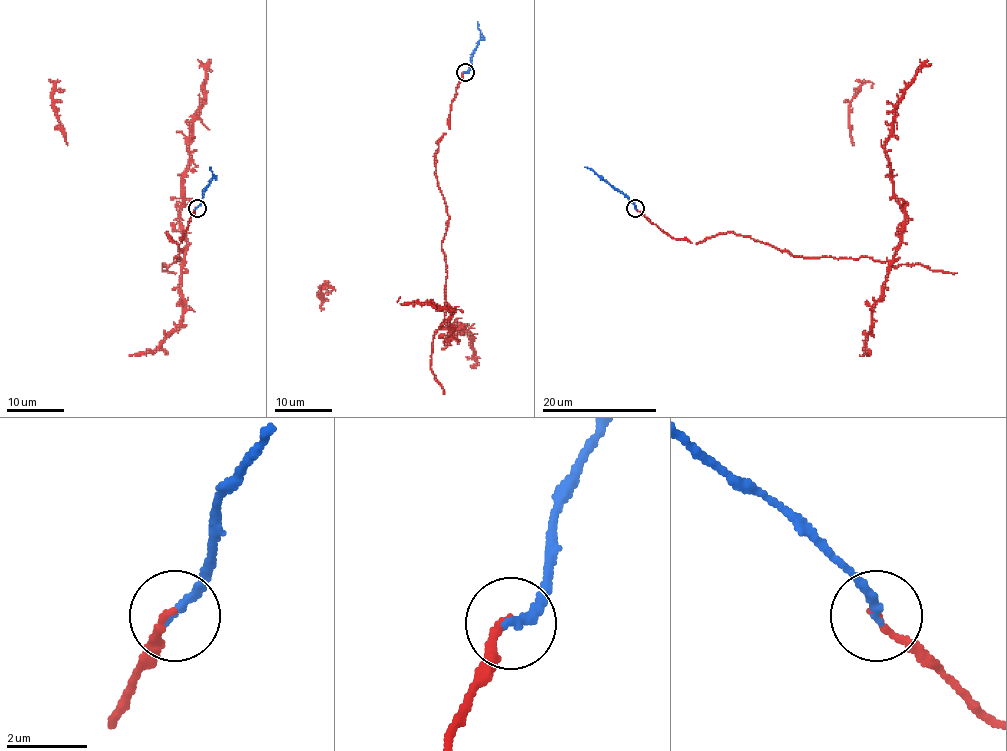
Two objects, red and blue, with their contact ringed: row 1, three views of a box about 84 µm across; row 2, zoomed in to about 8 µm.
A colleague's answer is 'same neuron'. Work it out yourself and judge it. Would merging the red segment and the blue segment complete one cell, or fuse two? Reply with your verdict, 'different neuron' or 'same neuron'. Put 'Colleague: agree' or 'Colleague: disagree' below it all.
same neuron
Colleague: agree

